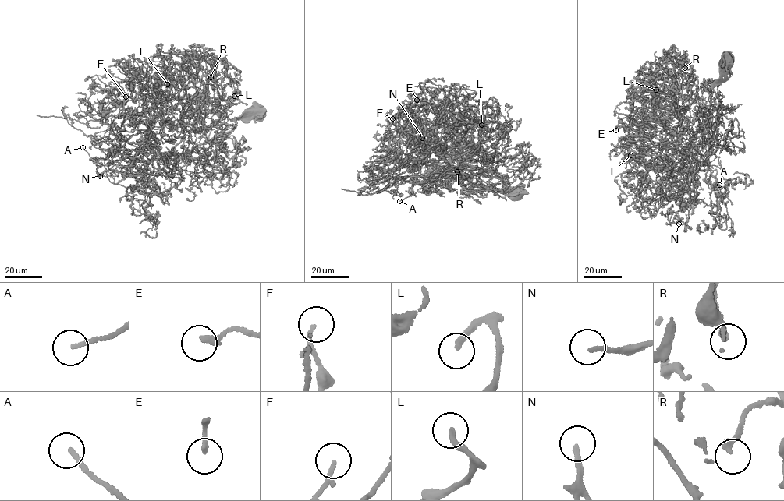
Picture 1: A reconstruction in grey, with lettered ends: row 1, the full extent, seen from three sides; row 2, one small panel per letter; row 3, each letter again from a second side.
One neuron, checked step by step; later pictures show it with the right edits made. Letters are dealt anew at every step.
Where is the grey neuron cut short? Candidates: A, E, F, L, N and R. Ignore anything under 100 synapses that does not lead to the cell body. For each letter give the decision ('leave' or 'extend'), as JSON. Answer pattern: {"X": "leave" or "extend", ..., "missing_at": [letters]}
{"A": "leave", "E": "leave", "F": "leave", "L": "extend", "N": "extend", "R": "leave", "missing_at": ["L", "N"]}

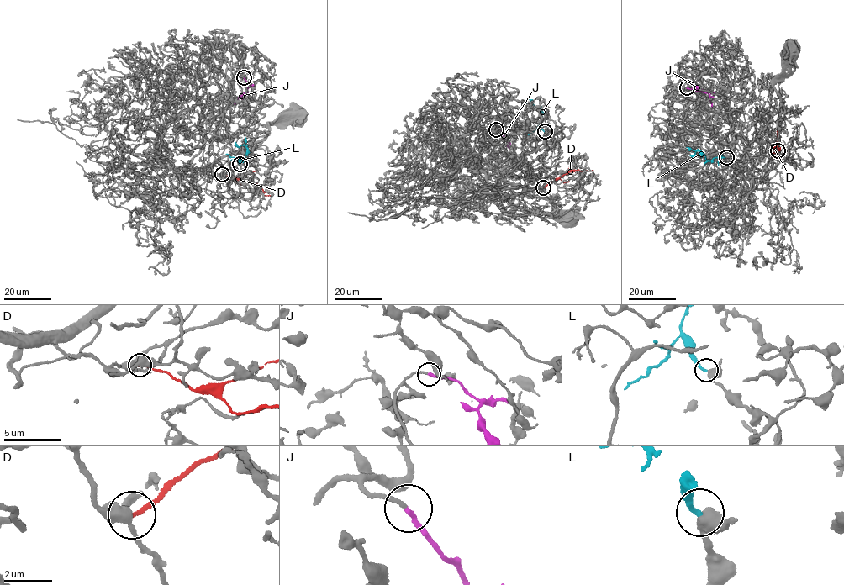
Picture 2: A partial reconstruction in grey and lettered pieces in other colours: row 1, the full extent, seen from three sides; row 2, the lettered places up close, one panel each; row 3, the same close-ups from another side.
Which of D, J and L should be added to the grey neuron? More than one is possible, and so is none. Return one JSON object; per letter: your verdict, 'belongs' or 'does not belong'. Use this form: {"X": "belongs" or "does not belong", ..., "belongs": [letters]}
{"D": "does not belong", "J": "belongs", "L": "belongs", "belongs": ["J", "L"]}

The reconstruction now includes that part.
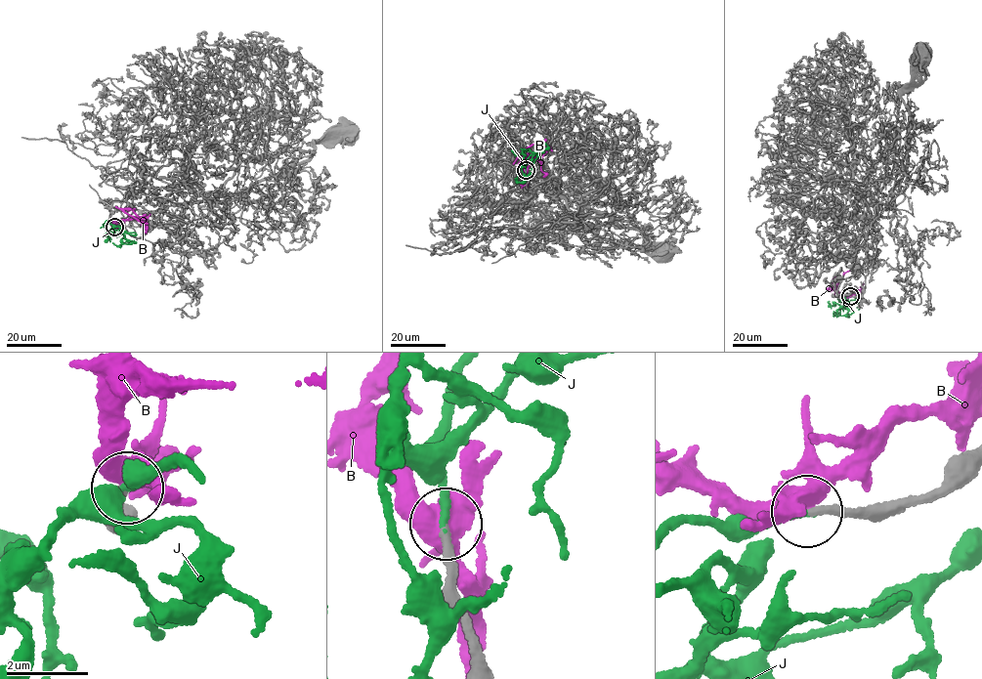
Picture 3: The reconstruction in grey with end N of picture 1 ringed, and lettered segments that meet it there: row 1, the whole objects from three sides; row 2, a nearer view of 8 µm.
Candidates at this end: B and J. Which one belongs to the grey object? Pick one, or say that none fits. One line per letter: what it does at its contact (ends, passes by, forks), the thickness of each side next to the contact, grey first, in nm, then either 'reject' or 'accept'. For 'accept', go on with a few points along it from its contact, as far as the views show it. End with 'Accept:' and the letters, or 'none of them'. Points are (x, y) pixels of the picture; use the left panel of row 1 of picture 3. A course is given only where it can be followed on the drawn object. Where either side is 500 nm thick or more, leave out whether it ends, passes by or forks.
B: it forks there; 220 nm thick on the grey side, 440 nm on the other; reject
J: it ends there; 200 nm thick on the grey side, 150 nm on the other; accept; it runs (114, 227), (134, 242), (118, 246), (112, 243)
Accept: J

